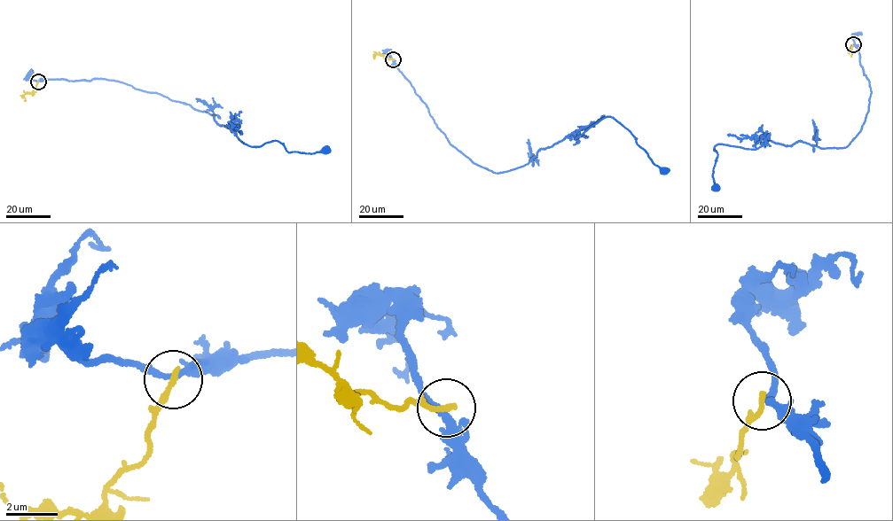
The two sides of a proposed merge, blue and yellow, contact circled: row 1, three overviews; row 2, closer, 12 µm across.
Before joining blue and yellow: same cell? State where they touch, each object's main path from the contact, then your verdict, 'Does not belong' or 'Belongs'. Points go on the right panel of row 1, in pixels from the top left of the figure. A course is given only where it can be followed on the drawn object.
Place: (853, 44). Course of blue: (853, 45), (871, 92), (852, 141), (843, 148), (768, 140), (752, 149), (718, 143), (715, 187). Course of yellow: (853, 44), (849, 50), (850, 55). Does not belong

